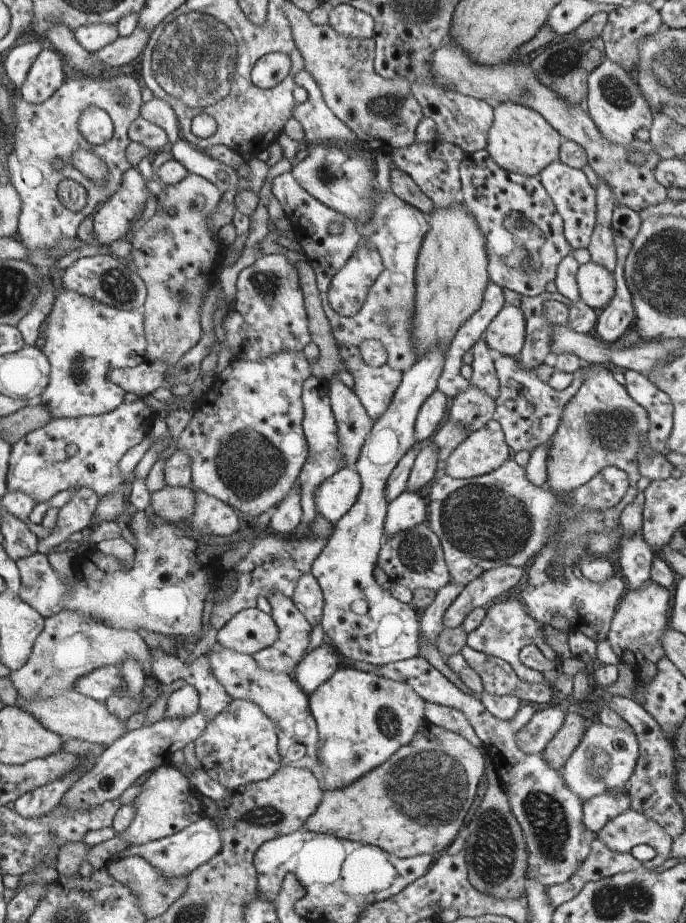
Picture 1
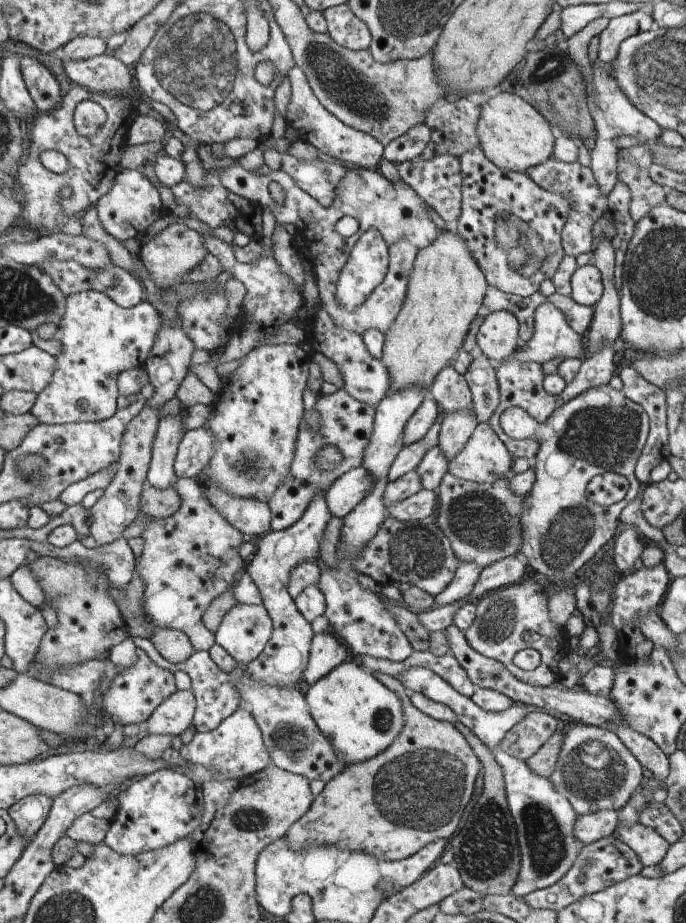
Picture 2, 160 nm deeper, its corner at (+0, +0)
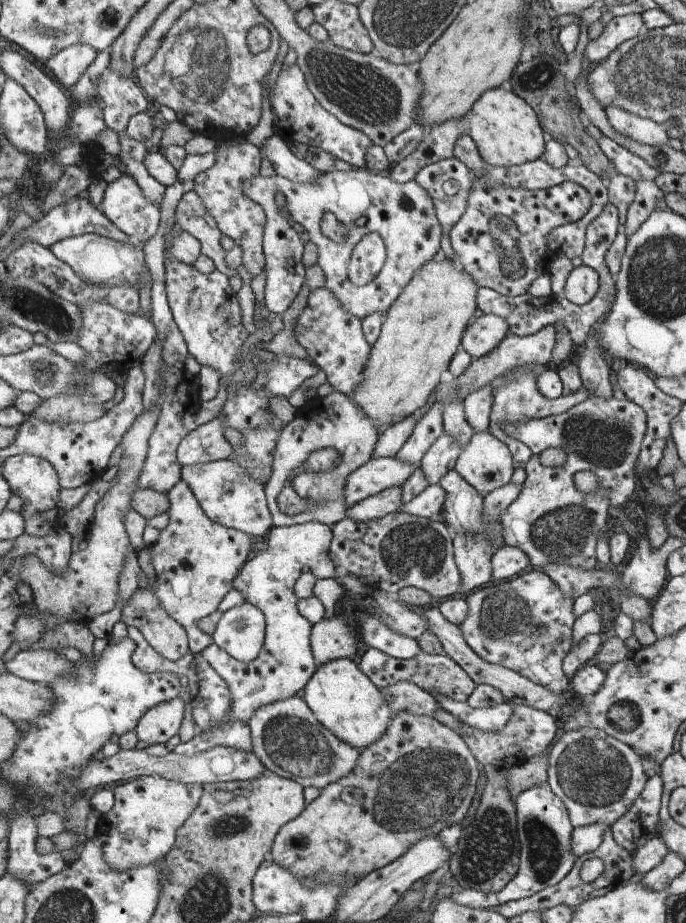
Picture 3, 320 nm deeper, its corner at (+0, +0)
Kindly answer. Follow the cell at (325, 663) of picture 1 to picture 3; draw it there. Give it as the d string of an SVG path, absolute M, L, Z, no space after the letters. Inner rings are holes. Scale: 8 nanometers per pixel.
M342 616L323 619L314 625L310 643L318 666L358 652L358 636Z

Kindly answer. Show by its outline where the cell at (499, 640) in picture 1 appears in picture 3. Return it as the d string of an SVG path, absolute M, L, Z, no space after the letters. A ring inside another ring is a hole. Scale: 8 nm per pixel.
M524 572L508 582L480 588L466 598L468 616L458 626L468 647L489 664L498 664L546 686L554 694L569 692L564 658L572 647L575 600L566 598L544 572Z

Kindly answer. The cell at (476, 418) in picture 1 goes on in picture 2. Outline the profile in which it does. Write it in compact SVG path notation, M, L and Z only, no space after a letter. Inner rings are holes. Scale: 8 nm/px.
M454 411L444 414L440 421L439 439L437 446L440 447L449 462L461 452L473 436L477 428L477 416L472 411Z

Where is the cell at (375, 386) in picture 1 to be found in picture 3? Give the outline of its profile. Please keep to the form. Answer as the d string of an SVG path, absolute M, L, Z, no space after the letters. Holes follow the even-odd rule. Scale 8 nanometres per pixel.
M328 288L310 292L306 309L302 310L294 326L294 336L308 353L309 359L324 370L334 391L350 396L365 382L364 374L372 346L365 338L364 325L360 319L345 310L337 296Z

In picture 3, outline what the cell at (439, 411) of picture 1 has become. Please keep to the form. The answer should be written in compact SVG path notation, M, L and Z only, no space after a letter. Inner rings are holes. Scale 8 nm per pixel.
M422 412L405 417L402 422L390 425L379 434L378 442L372 452L372 459L379 457L394 457L413 436L414 429L421 421Z

